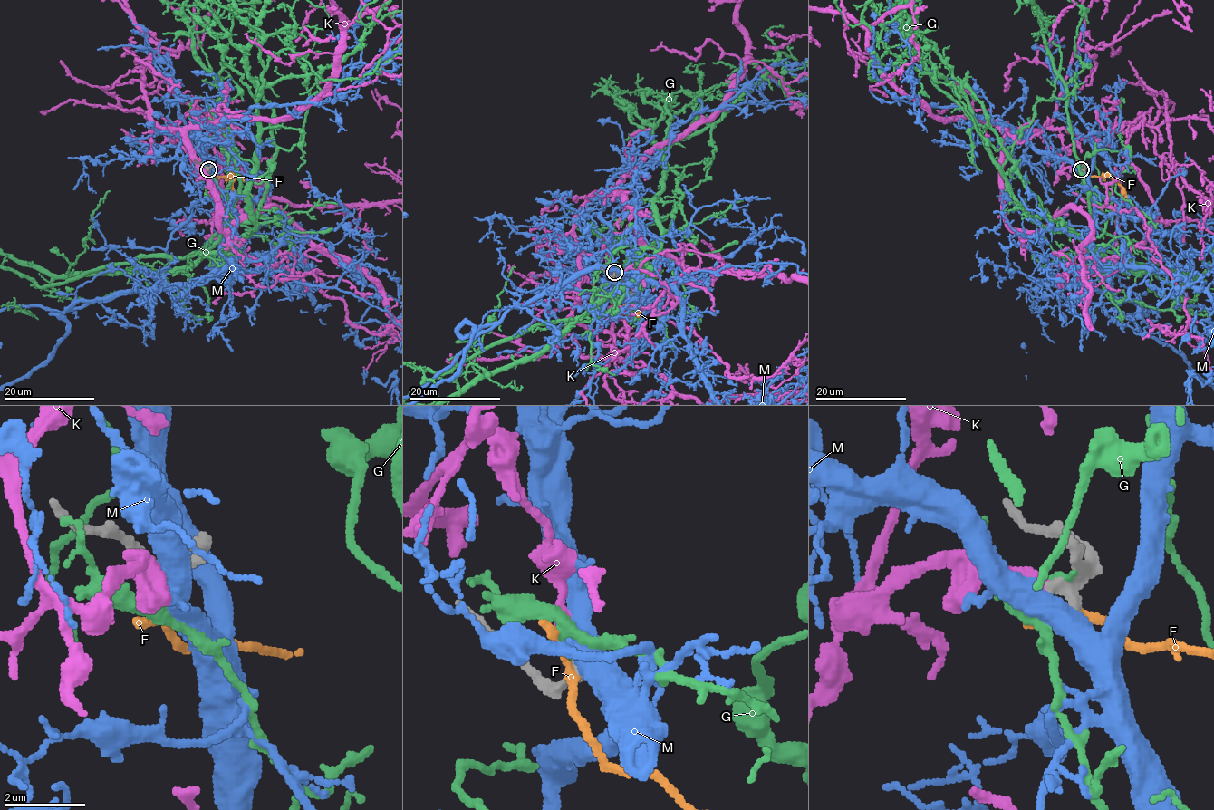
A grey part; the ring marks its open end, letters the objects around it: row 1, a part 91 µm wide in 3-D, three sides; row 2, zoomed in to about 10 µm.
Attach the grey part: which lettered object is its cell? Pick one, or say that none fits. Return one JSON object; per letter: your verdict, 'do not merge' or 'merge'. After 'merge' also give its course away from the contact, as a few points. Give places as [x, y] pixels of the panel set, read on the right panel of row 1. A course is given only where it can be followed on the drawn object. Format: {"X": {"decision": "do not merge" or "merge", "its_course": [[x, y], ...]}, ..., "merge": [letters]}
{"F": {"decision": "do not merge"}, "G": {"decision": "do not merge"}, "K": {"decision": "merge"}, "M": {"decision": "do not merge"}, "merge": ["K"]}

